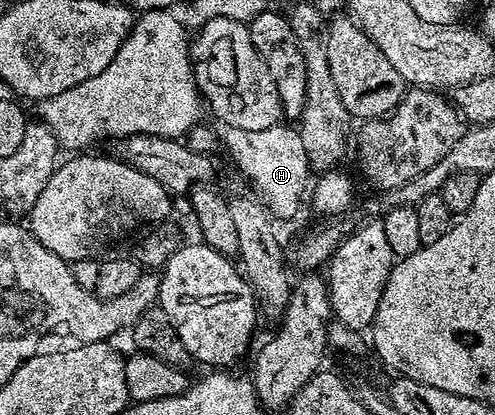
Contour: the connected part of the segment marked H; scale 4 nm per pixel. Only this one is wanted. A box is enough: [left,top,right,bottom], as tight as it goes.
[225,125,311,220]

